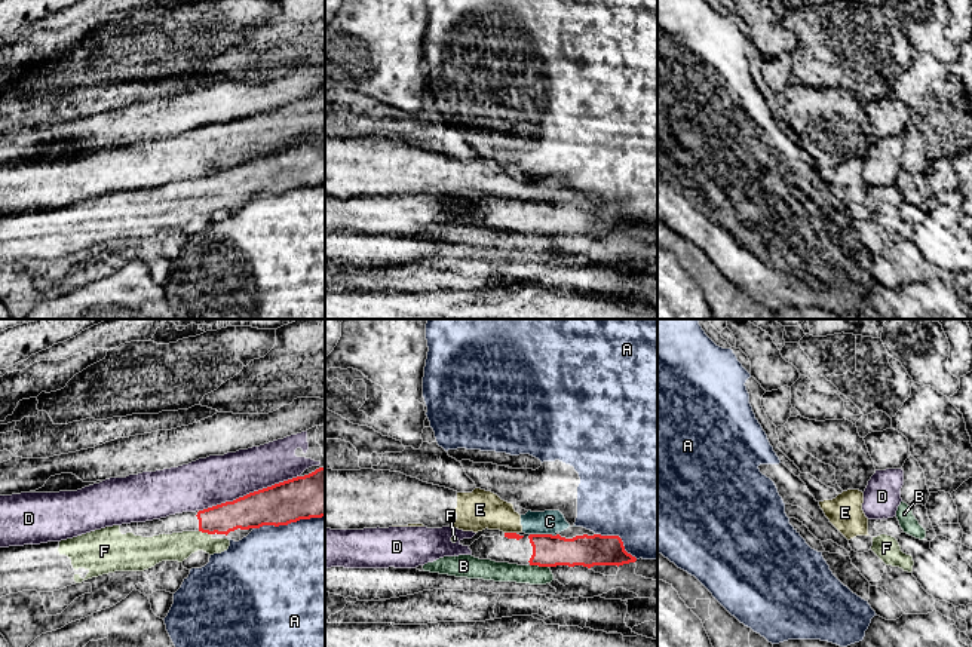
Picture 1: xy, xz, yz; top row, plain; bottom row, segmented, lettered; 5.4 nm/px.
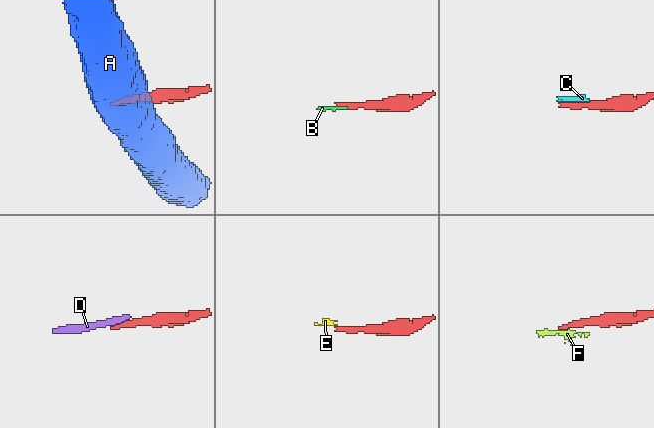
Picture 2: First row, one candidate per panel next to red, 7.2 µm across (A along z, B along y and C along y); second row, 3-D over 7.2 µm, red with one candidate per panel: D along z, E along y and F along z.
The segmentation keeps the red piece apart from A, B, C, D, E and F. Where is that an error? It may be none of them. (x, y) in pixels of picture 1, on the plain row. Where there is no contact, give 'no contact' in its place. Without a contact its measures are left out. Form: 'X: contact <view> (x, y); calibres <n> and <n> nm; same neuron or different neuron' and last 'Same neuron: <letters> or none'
A: contact xy (288, 190); calibres 260 and 480 nm; different neuron
B: contact xz (539, 233); calibres 180 and 110 nm; different neuron
C: contact xz (540, 202); calibres 180 and 130 nm; different neuron
D: contact xy (250, 161); calibres 220 and 260 nm; different neuron
E: contact xz (511, 201); calibres 30 and 220 nm; different neuron
F: contact xy (205, 199); calibres 180 and 160 nm; same neuron
Same neuron: F

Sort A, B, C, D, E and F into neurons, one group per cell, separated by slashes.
A / B / C E / D / F

